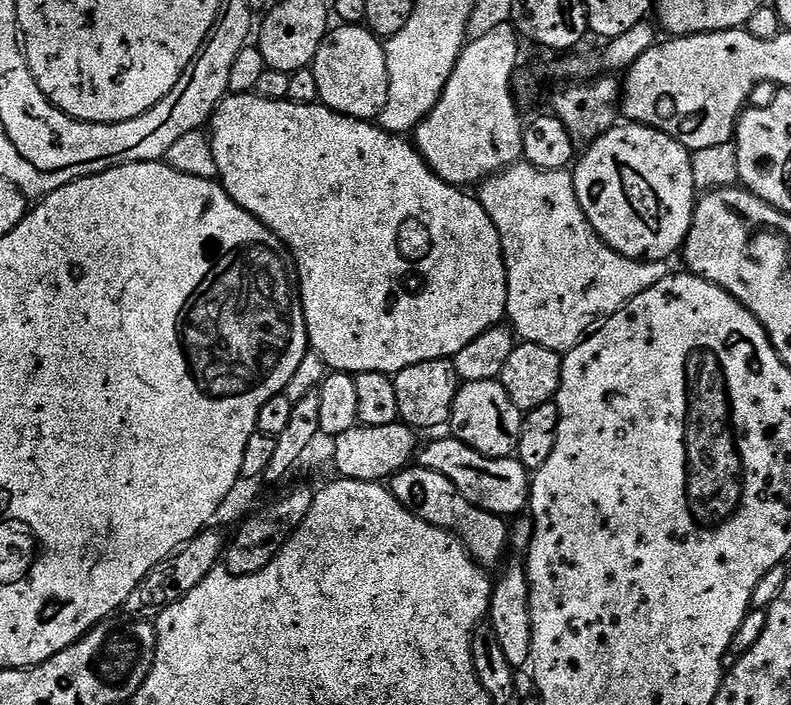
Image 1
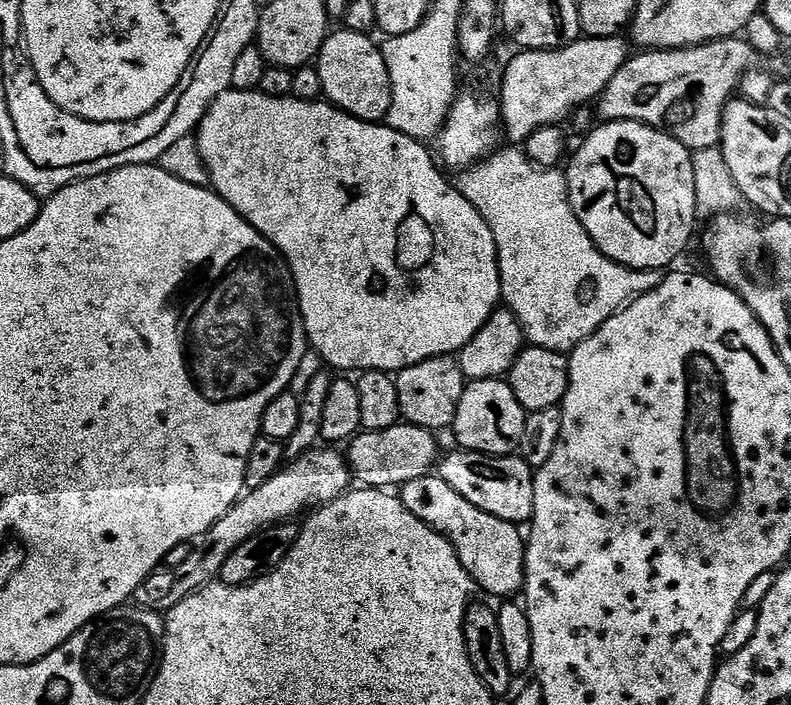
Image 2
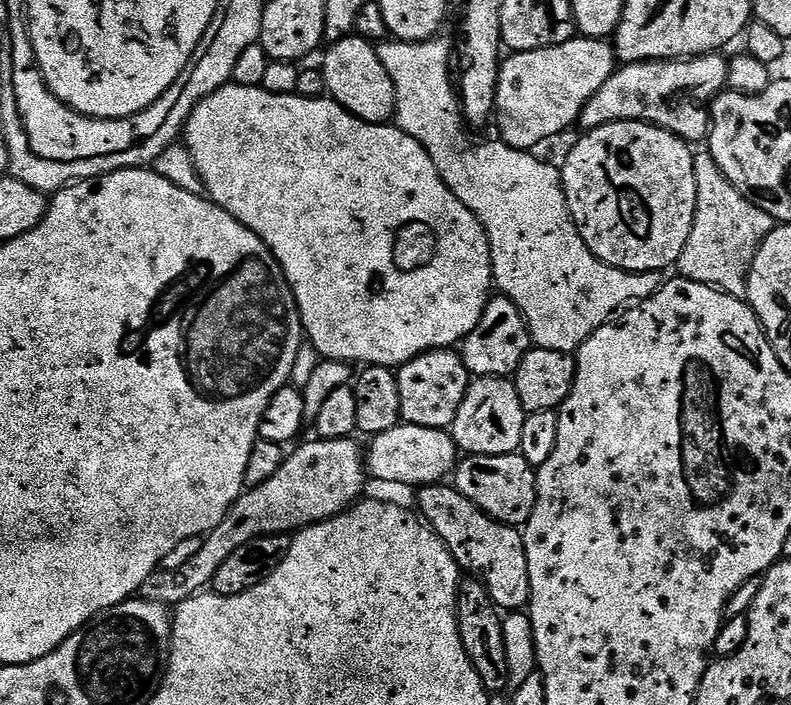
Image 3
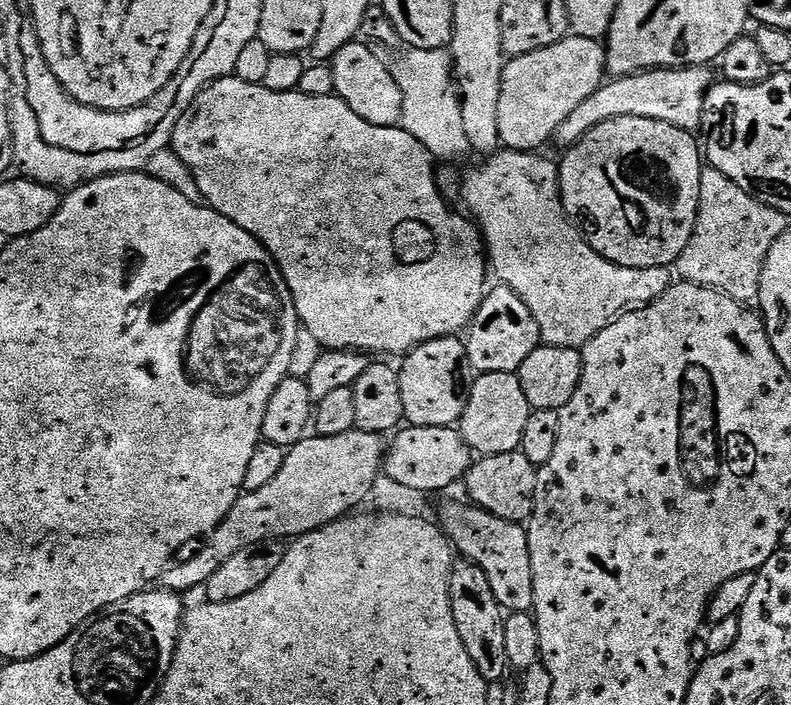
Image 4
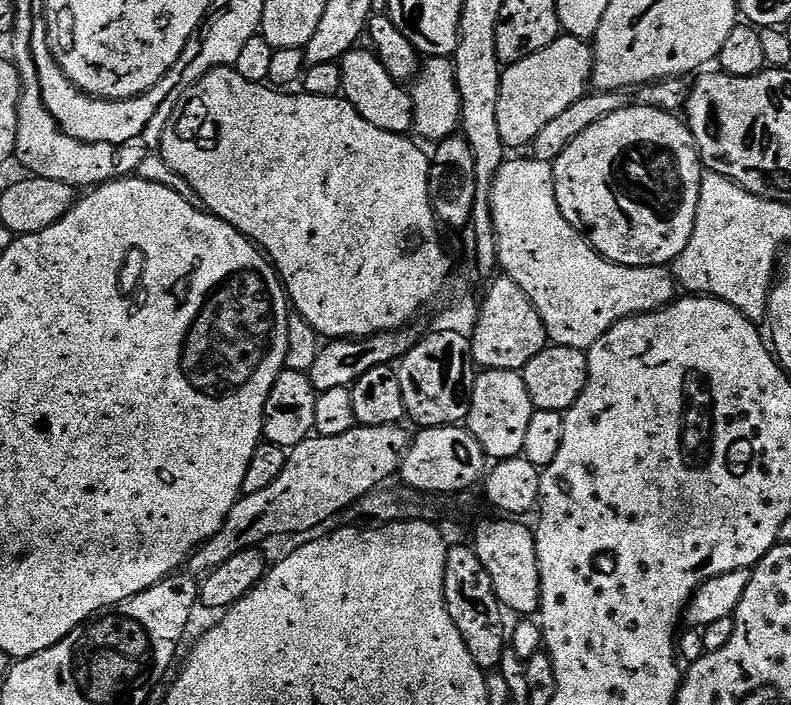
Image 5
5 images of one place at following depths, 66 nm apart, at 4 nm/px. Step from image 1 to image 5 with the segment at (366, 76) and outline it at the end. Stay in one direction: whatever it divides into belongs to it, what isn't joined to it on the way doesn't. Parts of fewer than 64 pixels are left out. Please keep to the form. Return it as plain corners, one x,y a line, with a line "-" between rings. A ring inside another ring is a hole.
355,47
339,61
339,66
342,70
340,90
343,99
349,100
354,110
358,110
358,114
362,114
366,122
370,122
370,126
378,126
378,130
401,134
413,131
414,112
409,89
388,73
375,51

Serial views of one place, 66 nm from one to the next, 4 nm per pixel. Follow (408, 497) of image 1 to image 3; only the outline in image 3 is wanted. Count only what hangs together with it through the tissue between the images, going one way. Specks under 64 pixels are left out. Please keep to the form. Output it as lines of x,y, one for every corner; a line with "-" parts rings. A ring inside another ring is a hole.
444,482
426,484
417,491
420,493
416,496
417,506
415,507
424,523
430,525
439,534
442,542
465,573
475,574
482,578
483,583
488,585
488,593
497,608
501,610
527,609
528,600
532,597
530,594
530,566
526,562
526,546
521,529
511,524
498,522
492,516
485,514
481,508
474,506
474,502
465,498
455,486
448,485
447,488
446,485
447,483

